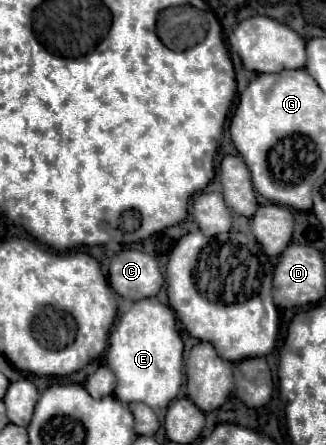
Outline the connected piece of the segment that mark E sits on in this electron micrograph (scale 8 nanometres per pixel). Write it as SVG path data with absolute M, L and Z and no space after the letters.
M157 299L135 301L133 307L119 319L115 329L111 331L109 351L107 351L107 367L117 377L115 397L119 401L123 401L123 403L141 401L141 403L149 405L151 409L167 407L177 397L184 380L184 374L181 373L181 369L183 369L183 341L179 337L177 323L175 323L175 313L171 311L171 307L159 303Z

